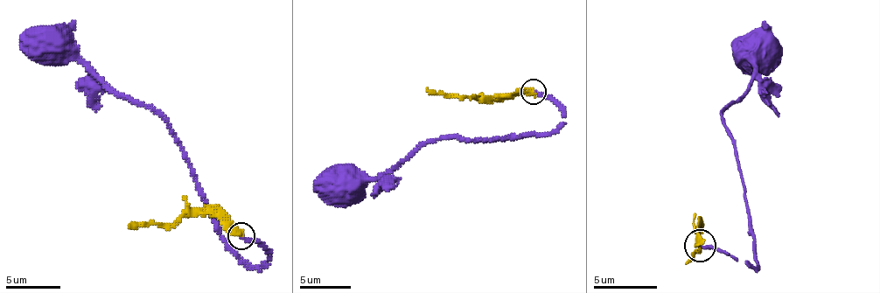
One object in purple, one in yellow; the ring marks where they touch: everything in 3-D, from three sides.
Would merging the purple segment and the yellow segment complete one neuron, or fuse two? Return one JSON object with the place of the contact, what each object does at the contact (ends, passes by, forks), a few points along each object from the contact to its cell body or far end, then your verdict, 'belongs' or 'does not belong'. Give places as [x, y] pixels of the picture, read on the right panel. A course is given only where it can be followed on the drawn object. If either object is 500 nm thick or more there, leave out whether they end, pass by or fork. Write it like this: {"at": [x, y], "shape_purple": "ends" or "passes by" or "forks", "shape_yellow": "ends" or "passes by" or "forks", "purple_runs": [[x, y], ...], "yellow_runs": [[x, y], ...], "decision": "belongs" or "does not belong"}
{"at": [700, 245], "shape_purple": "ends", "shape_yellow": "ends", "purple_runs": [[699, 245], [710, 244], [757, 267], [738, 154], [722, 113], [752, 79], [748, 50], [754, 47]], "yellow_runs": [[699, 245], [699, 227], [699, 247], [686, 262]], "decision": "does not belong"}

